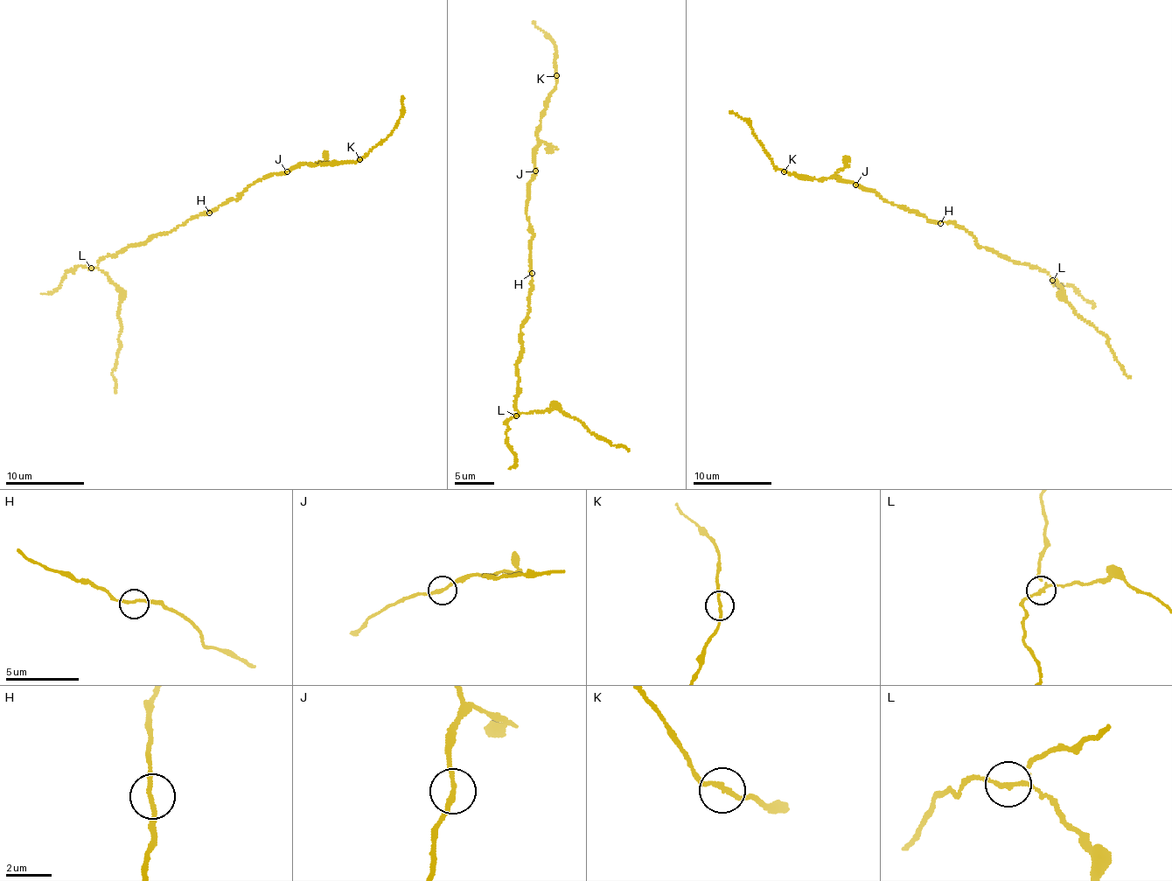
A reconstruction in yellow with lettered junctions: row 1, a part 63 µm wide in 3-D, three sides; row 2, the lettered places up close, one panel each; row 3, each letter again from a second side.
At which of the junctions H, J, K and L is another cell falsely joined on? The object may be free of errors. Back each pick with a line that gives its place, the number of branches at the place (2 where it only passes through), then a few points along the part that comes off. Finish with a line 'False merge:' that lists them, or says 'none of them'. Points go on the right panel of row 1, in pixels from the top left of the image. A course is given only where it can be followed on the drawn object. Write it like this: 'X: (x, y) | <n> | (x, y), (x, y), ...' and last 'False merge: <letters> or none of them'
L: (1052, 280) | 3 | (1053, 280), (1055, 279), (1063, 290), (1063, 298), (1073, 312), (1105, 337), (1117, 361), (1131, 378)
False merge: L

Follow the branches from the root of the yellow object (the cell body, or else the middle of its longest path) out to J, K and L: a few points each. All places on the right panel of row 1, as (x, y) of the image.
J: (938, 221), (883, 201), (875, 192), (862, 190), (856, 184)
K: (938, 221), (883, 201), (875, 192), (862, 190), (861, 185), (839, 180), (834, 177), (819, 179), (784, 172)
L: (938, 221), (958, 225), (972, 233), (978, 245), (993, 248), (1010, 260), (1037, 267), (1047, 272), (1053, 280)

